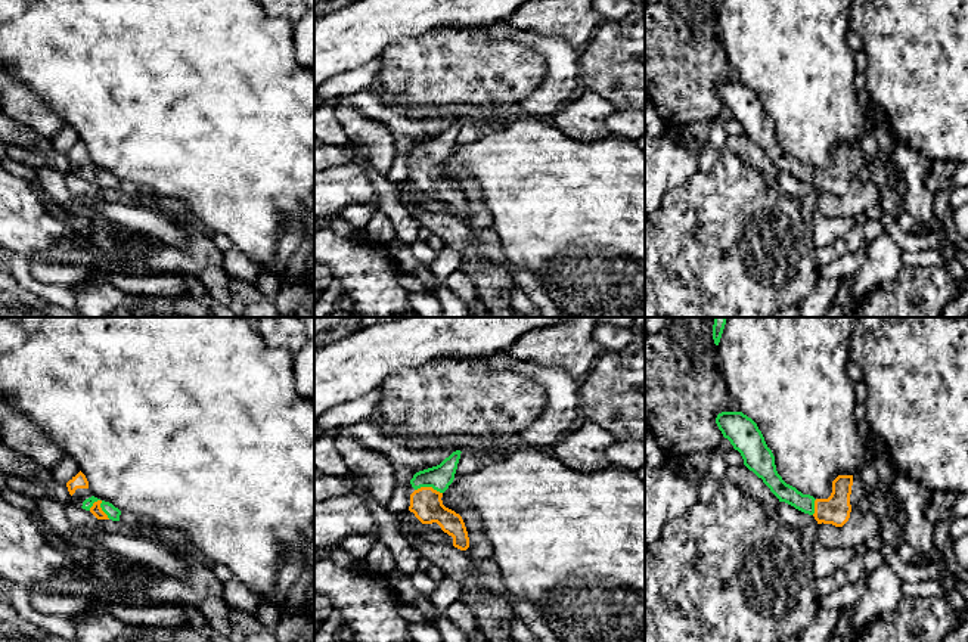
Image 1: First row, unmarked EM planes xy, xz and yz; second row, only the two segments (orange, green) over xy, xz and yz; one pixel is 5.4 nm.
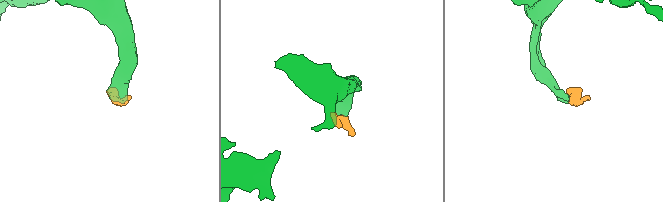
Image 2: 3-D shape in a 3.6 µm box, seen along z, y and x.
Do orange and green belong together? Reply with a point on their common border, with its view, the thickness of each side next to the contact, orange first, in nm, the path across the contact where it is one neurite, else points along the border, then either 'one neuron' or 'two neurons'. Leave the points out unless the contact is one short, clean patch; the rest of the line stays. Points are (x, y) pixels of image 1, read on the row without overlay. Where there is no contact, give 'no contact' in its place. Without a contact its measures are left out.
meets orange in xy at (99, 174); 60 nm thick on the orange side, 70 nm on the other; runs through xy (95, 179), (99, 174), (105, 180), (112, 182); one neuron

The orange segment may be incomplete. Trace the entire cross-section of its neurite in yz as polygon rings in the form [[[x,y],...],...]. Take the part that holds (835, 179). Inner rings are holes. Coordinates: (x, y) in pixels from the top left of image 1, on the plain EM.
[[[722,81],[716,87],[716,93],[723,106],[741,122],[744,134],[763,149],[779,171],[813,184],[817,193],[843,196],[857,171],[866,167],[865,156],[857,145],[838,145],[832,151],[832,162],[828,168],[803,164],[778,143],[775,125],[751,87],[742,81]]]

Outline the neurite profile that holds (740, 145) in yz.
[[[745,134],[727,136],[725,148],[757,170],[767,184],[776,186],[779,168],[770,161],[761,148]]]

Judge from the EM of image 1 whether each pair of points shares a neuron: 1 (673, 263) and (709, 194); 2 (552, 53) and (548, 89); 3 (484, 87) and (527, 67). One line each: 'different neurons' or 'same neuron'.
1: same neuron
2: same neuron
3: same neuron

